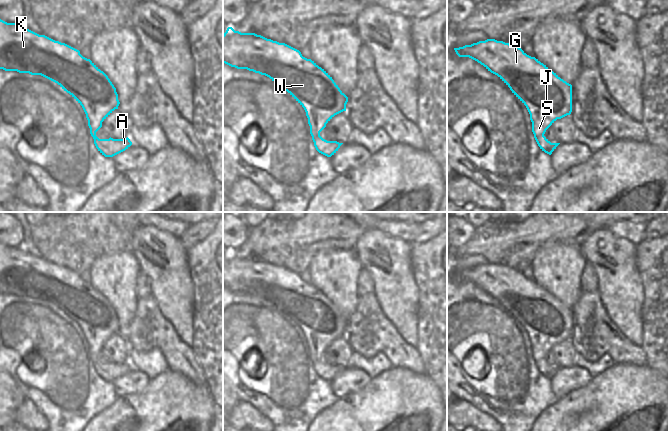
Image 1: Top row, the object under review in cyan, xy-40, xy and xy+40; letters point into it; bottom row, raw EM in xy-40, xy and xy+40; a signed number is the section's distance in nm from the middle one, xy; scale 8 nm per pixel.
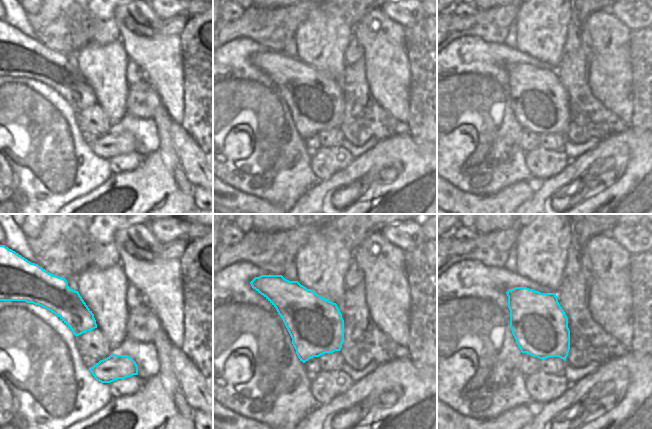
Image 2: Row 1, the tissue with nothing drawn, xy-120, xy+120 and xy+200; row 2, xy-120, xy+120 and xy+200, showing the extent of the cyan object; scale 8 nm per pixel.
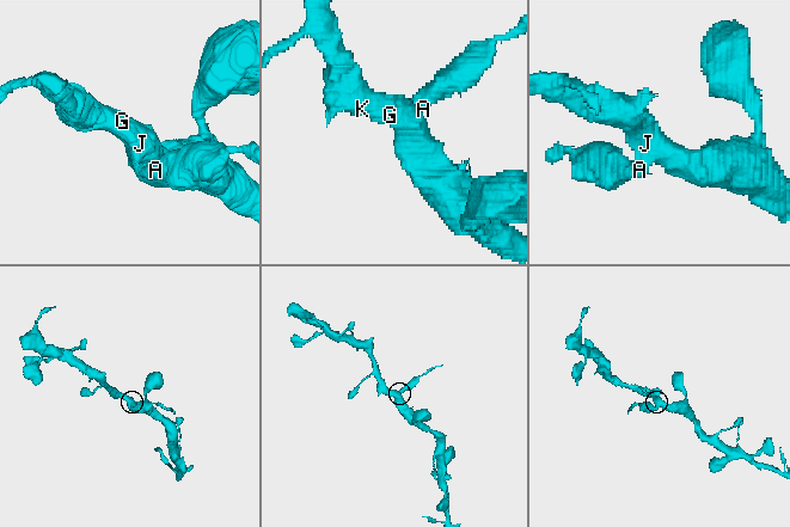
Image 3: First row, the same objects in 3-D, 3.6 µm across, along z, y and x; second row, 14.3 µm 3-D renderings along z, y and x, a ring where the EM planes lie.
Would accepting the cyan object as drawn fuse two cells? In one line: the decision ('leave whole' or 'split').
leave whole

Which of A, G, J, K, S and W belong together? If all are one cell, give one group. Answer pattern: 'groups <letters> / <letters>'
groups A G J K S W

